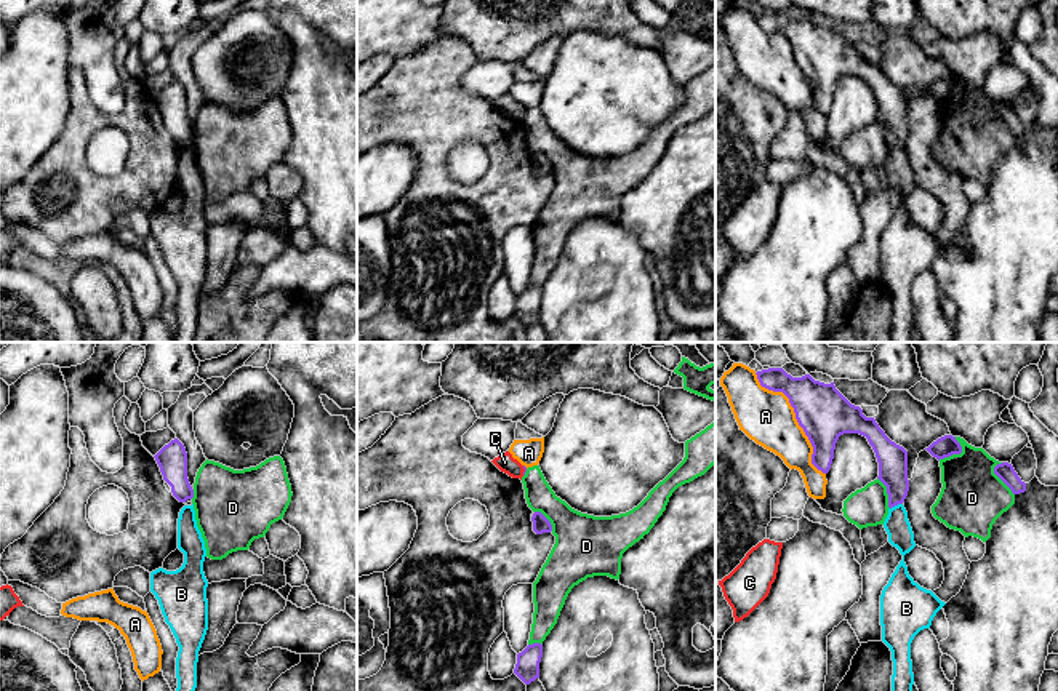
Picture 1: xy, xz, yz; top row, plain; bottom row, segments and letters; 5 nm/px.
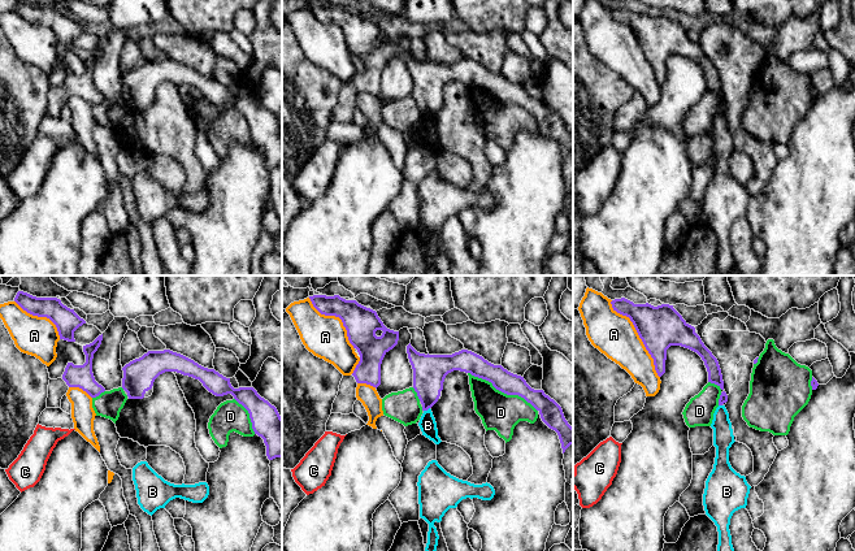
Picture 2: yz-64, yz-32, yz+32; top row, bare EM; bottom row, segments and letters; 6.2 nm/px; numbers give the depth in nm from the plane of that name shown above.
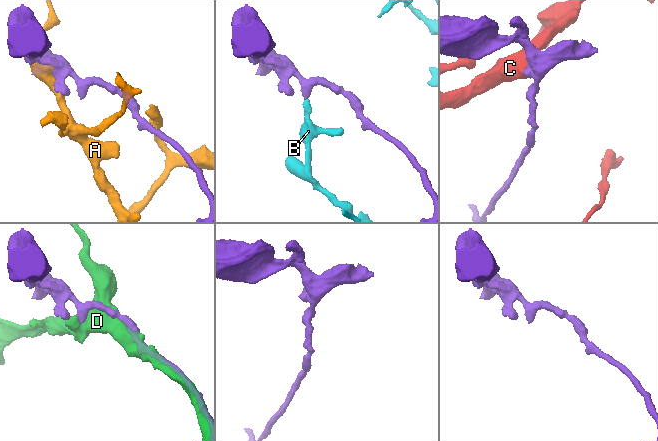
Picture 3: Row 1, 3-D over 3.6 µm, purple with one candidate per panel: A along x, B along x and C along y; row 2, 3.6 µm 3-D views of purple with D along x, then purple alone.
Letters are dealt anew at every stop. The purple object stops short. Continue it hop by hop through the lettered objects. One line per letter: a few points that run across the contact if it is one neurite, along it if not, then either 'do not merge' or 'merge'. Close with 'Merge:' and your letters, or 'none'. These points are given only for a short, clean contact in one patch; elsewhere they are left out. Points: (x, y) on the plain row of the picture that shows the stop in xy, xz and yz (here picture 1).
A: do not merge
B: do not merge
C: xz (522, 107), (524, 115) | do not merge
D: do not merge
Merge: none

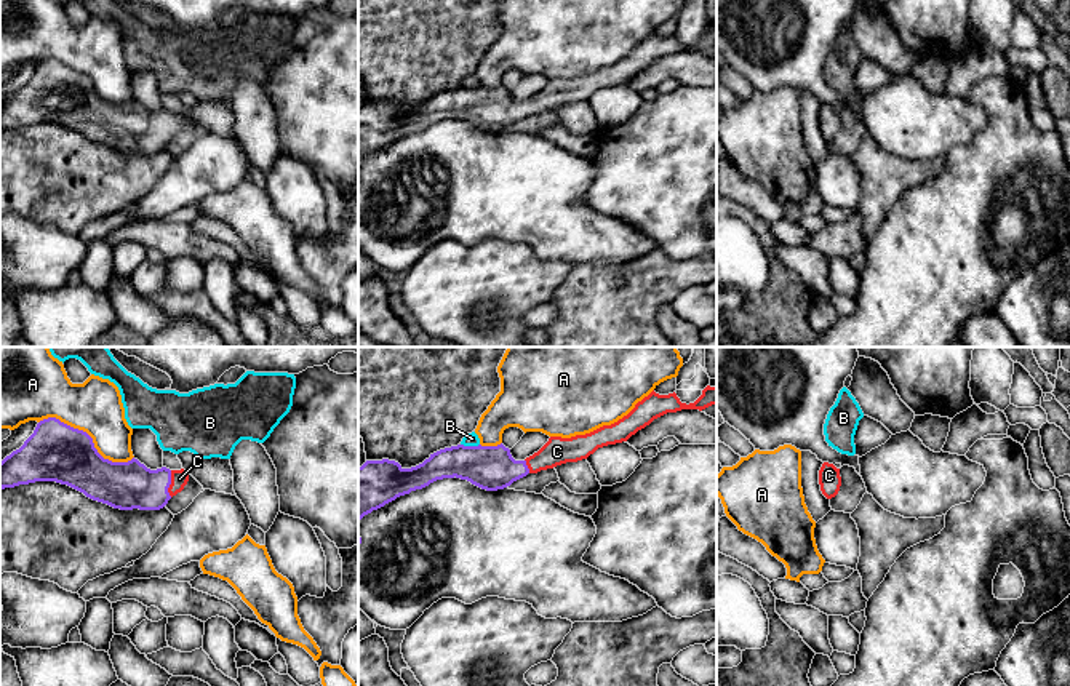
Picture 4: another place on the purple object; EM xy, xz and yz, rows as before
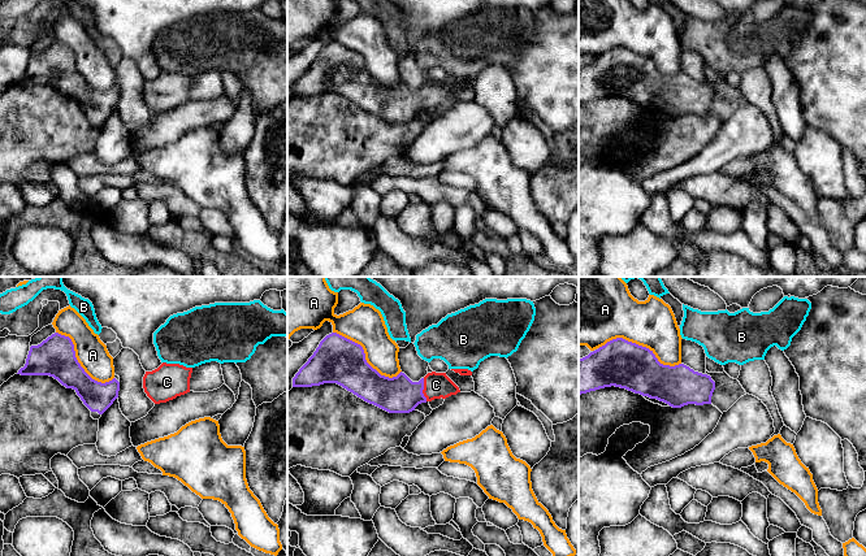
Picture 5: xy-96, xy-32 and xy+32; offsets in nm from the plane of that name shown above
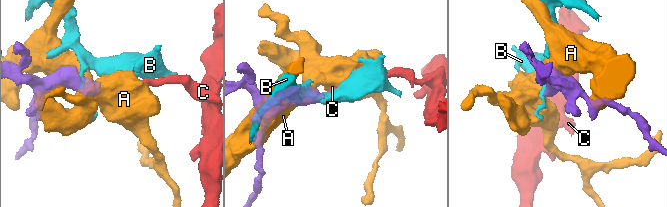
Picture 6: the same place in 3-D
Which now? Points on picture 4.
A: do not merge
B: xz (461, 85), (479, 87) | do not merge
C: xy (130, 127), (170, 125), (179, 120) | merge
Merge: C

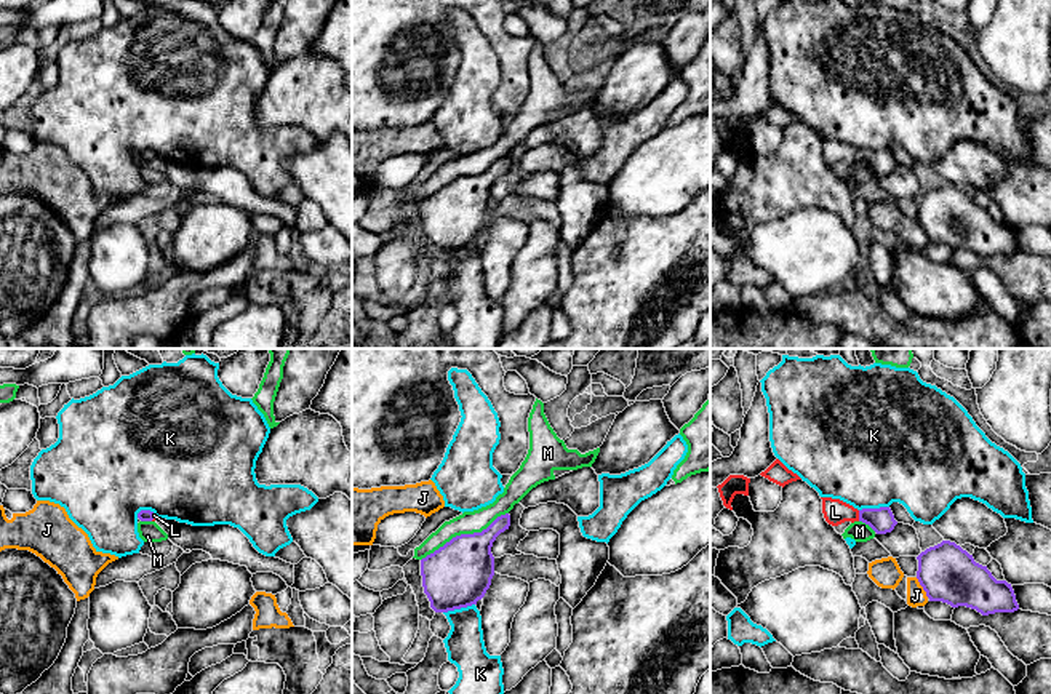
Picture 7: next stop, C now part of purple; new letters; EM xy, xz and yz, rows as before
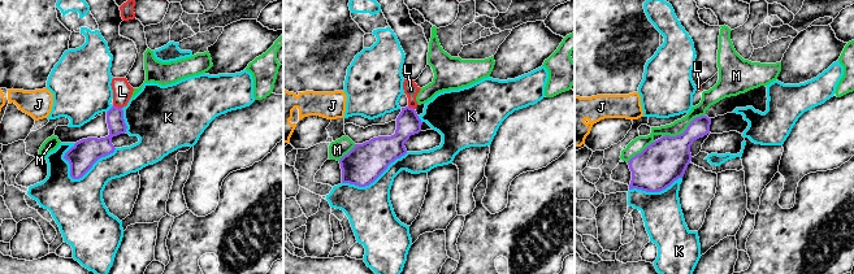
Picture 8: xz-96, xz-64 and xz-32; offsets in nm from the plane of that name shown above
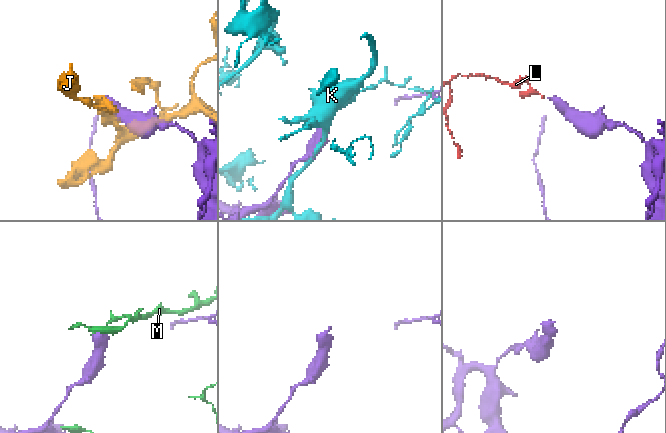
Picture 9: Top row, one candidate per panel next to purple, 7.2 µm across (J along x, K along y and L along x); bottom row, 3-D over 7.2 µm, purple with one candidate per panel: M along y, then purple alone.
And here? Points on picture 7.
J: do not merge
K: do not merge
L: yz (882, 162), (859, 157), (835, 154) | merge
M: do not merge
Merge: L

